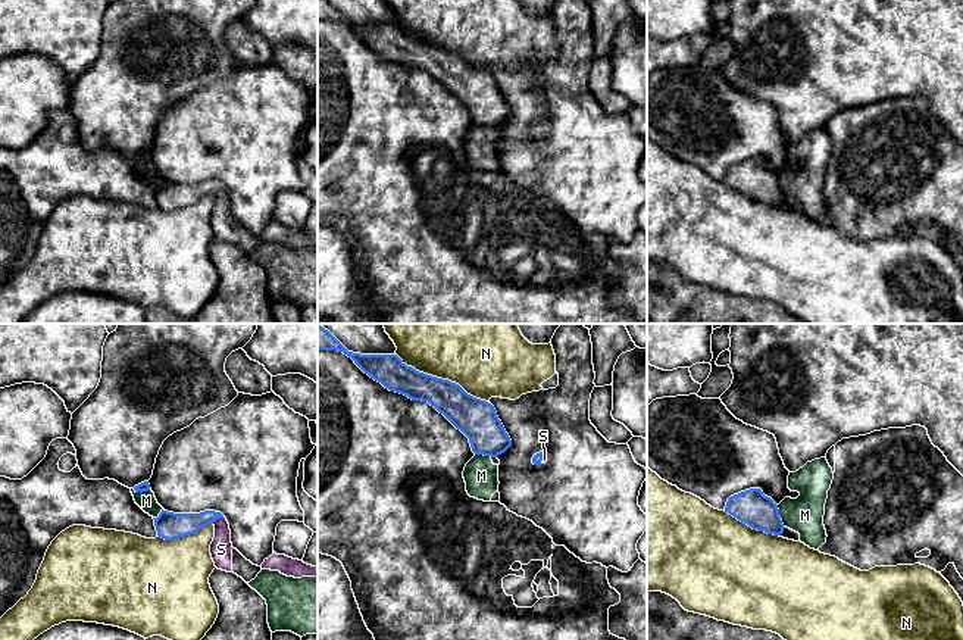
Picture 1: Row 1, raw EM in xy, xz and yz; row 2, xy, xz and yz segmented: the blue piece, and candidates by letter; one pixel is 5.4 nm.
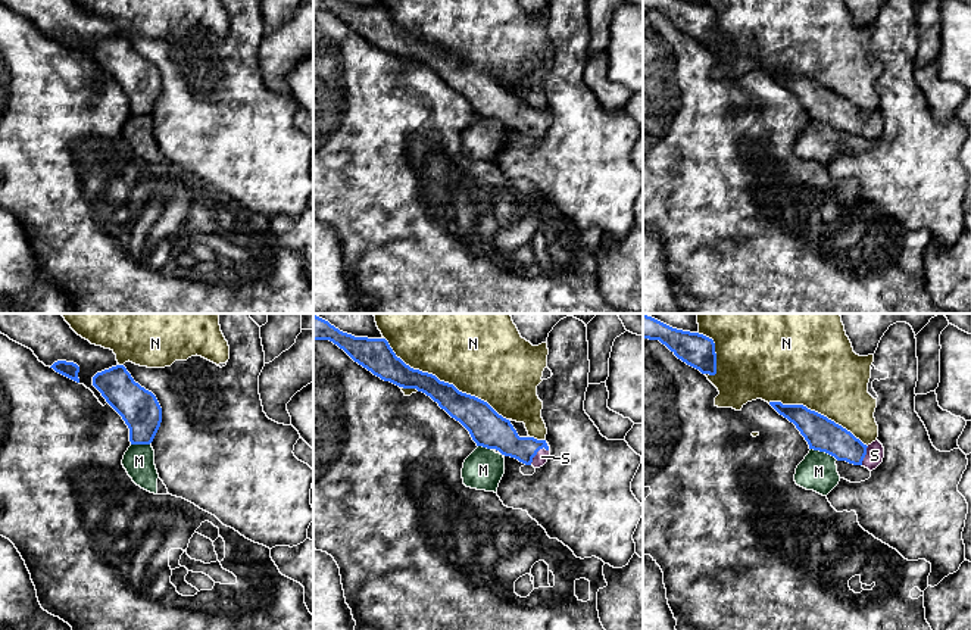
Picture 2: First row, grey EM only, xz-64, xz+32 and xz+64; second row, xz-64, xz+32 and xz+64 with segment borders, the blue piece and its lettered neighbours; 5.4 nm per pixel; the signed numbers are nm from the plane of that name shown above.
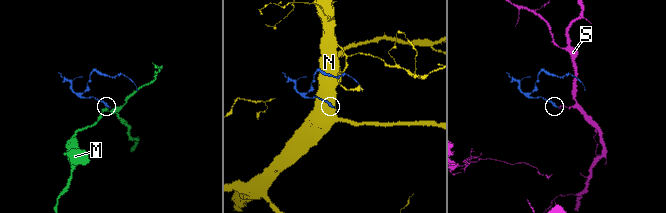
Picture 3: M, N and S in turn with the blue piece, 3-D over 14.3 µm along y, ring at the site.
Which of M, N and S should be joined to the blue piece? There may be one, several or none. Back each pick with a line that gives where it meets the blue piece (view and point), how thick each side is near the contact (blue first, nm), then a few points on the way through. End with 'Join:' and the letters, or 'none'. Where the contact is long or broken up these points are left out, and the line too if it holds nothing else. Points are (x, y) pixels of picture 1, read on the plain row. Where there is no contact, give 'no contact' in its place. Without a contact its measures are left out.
S: contact xy (218, 187); calibres 140 and 130 nm; way xy (174, 196), (218, 187), (221, 194), (221, 219)
Join: S

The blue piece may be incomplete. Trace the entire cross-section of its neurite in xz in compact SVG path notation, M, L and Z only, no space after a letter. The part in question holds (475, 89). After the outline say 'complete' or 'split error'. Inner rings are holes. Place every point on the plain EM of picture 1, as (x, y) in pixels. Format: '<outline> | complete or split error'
M318 0L318 21L343 22L390 62L428 72L469 109L475 125L497 128L512 116L494 77L468 65L456 53L419 43L397 25L348 22L328 0Z | complete

